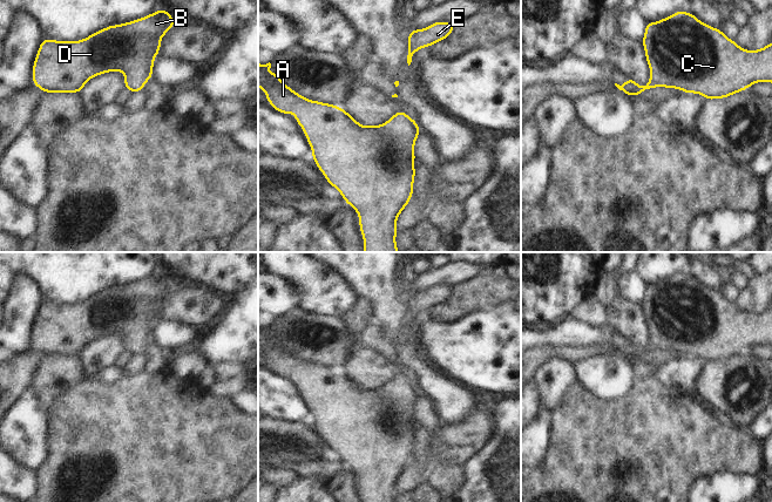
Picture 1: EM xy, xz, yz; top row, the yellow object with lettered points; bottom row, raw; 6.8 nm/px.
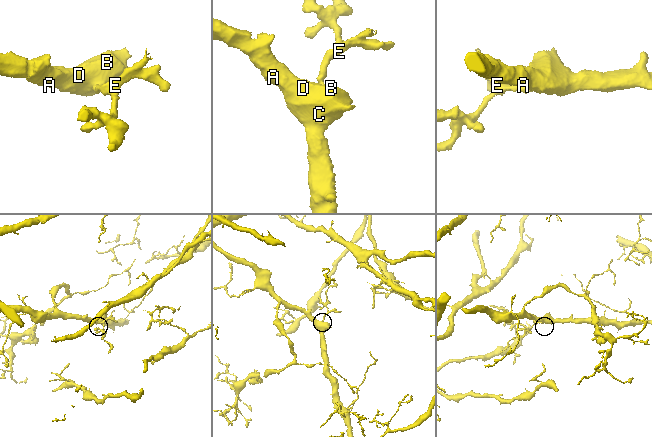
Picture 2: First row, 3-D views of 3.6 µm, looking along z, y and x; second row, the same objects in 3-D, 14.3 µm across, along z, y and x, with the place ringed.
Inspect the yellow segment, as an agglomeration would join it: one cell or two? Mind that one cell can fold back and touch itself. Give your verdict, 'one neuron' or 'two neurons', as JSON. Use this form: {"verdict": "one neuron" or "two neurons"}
{"verdict": "one neuron"}

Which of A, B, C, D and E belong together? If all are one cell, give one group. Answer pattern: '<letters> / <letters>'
A B C D E

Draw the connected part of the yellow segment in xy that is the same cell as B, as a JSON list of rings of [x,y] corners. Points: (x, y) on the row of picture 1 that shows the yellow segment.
[[[157,9],[131,22],[108,26],[80,41],[45,39],[33,63],[33,84],[43,93],[81,93],[92,77],[118,70],[126,76],[124,88],[142,91],[144,83],[153,79],[153,61],[161,49],[161,38],[175,25],[168,11]]]

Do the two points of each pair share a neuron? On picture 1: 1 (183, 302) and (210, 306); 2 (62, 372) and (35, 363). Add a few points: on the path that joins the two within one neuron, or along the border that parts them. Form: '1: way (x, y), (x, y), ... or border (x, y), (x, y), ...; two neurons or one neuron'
1: way (190, 302), (192, 304), (203, 304); one neuron
2: border (46, 355), (31, 388); two neurons

